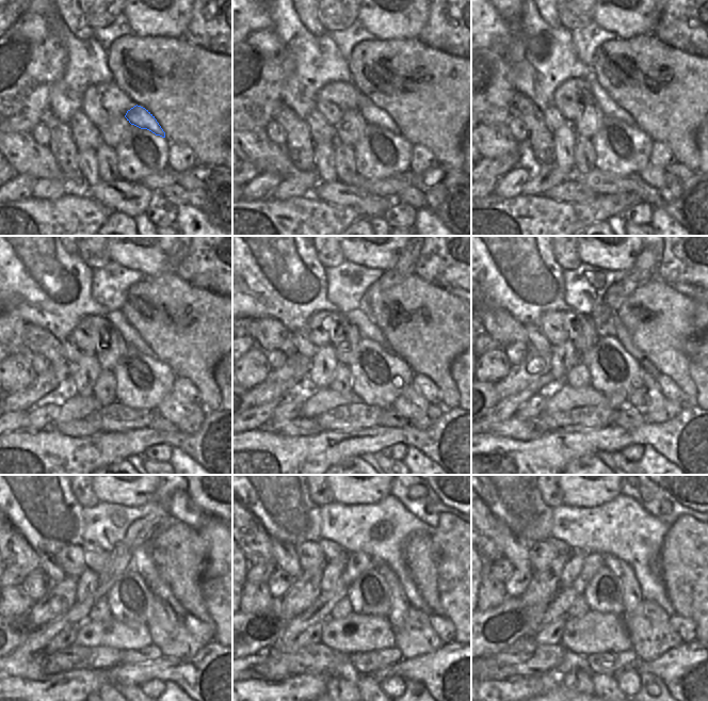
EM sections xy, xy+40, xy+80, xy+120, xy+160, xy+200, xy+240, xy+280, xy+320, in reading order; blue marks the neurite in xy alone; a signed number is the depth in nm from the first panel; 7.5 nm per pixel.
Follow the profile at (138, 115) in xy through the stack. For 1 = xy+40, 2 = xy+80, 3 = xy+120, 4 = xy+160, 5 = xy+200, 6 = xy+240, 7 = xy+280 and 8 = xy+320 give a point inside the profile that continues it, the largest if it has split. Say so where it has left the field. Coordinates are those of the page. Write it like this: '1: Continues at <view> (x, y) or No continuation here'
1: Continues at xy+40 (372, 114)
2: Continues at xy+80 (609, 108)
3: Continues at xy+120 (129, 334)
4: Continues at xy+160 (407, 260)
5: Continues at xy+200 (644, 269)
6: Continues at xy+240 (141, 531)
7: Continues at xy+280 (357, 562)
8: Continues at xy+320 (593, 561).

